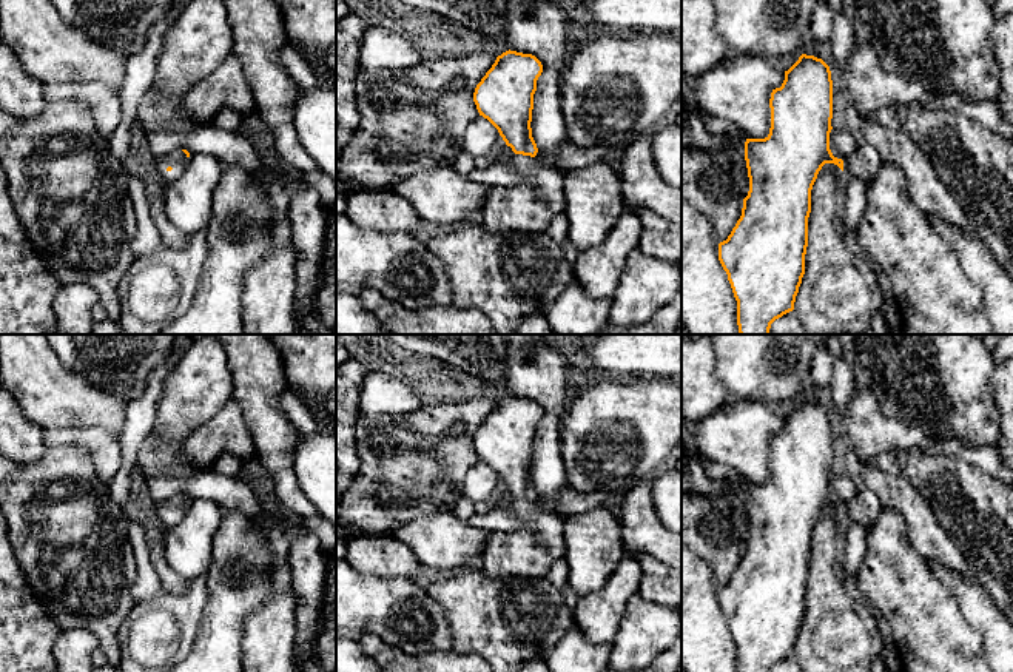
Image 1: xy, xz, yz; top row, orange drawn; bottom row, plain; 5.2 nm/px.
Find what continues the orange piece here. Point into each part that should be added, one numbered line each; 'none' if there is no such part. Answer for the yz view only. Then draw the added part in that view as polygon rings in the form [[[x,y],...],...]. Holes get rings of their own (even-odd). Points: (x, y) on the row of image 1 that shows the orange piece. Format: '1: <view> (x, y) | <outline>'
1: yz (864, 164) | [[[863,143],[843,160],[843,173],[846,177],[860,179],[868,183],[876,176],[882,163],[883,160],[876,148]]]

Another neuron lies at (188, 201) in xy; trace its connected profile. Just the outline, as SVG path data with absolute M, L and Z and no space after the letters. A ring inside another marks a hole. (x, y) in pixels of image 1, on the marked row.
M194 154L182 176L165 183L165 213L187 234L205 233L211 217L213 194L224 163L211 154Z

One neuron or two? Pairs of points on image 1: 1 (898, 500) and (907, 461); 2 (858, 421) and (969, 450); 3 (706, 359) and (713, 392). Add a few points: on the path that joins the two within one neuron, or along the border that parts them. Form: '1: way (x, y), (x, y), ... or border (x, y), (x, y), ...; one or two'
1: border (901, 475), (919, 492), (927, 504); two
2: way (885, 433), (913, 436), (941, 446); one
3: way (706, 367), (706, 384); one

